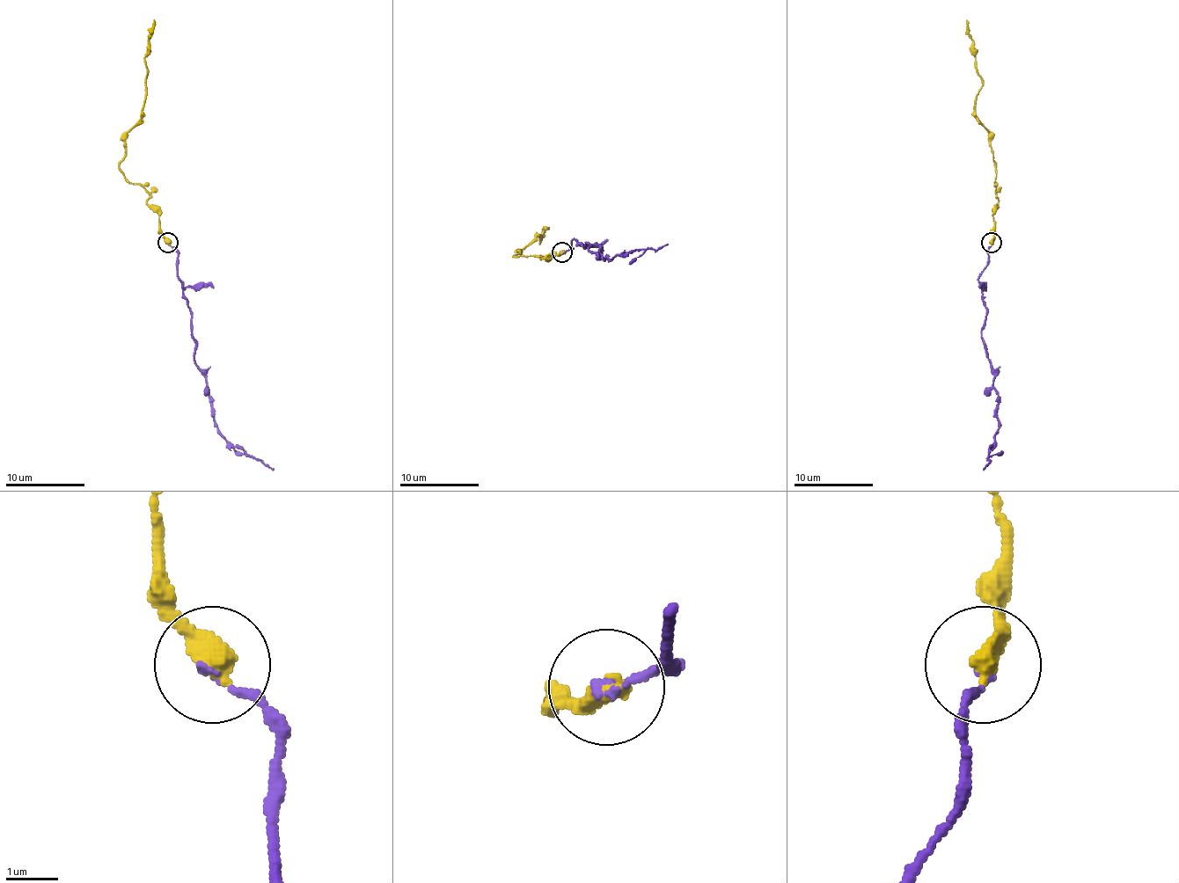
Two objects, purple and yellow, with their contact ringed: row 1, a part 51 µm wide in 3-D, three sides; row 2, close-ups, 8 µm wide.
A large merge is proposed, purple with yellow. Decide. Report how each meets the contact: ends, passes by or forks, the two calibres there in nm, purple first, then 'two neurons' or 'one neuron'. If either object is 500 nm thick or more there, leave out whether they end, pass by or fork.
purple ends; yellow ends; calibres 110 and 440 nm; one neuron

